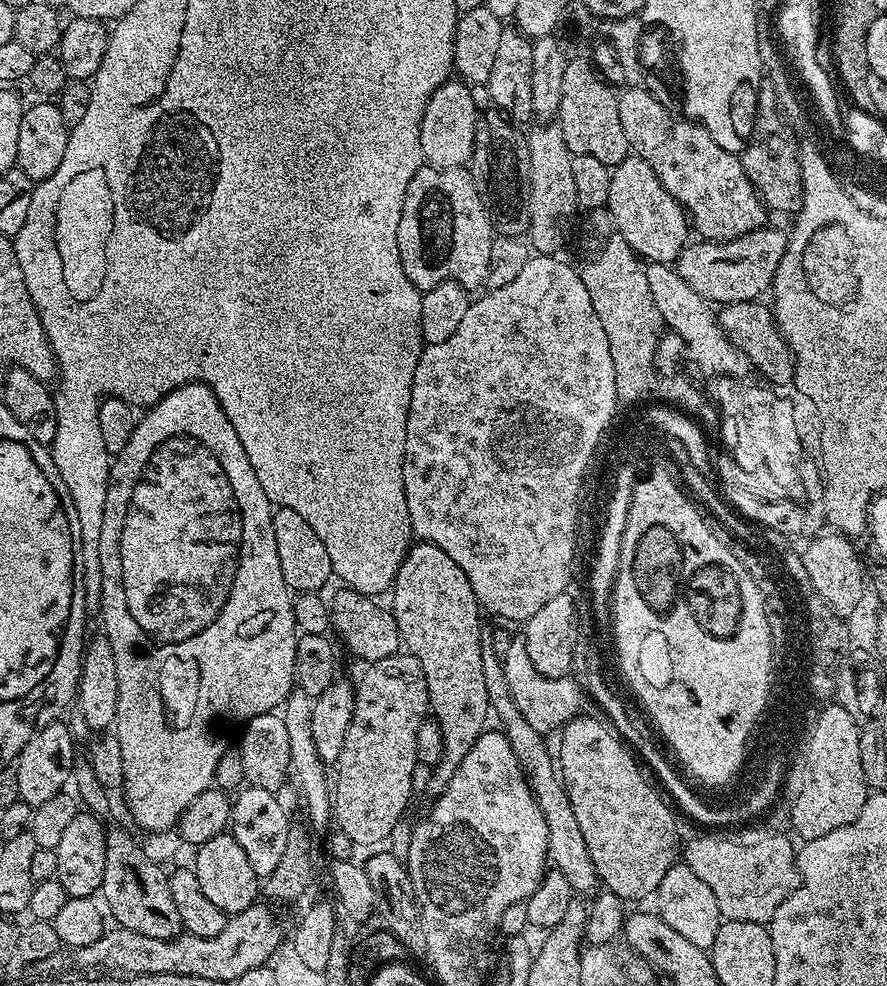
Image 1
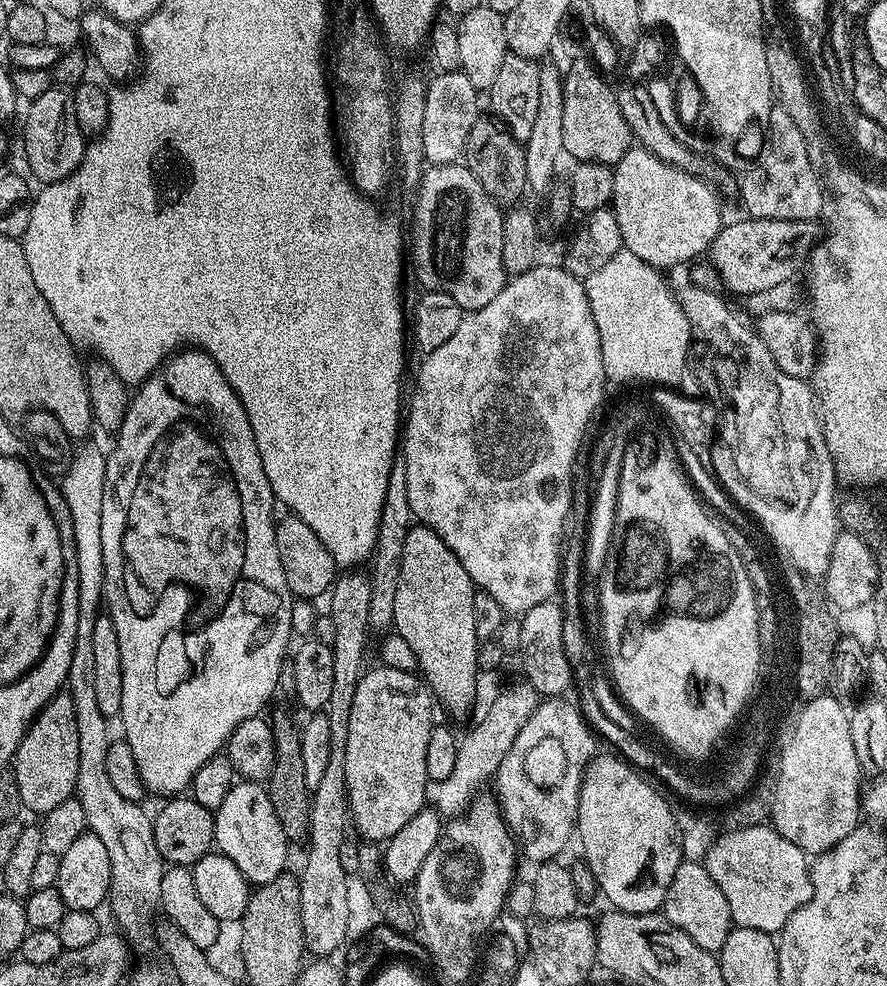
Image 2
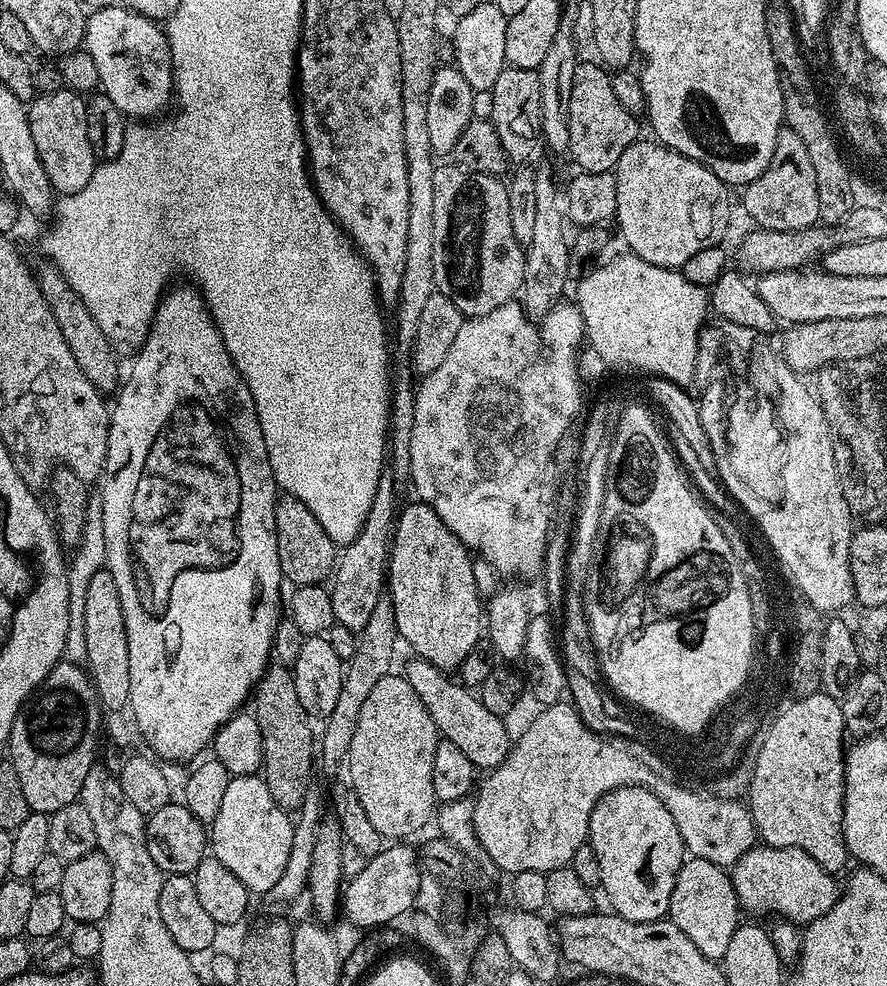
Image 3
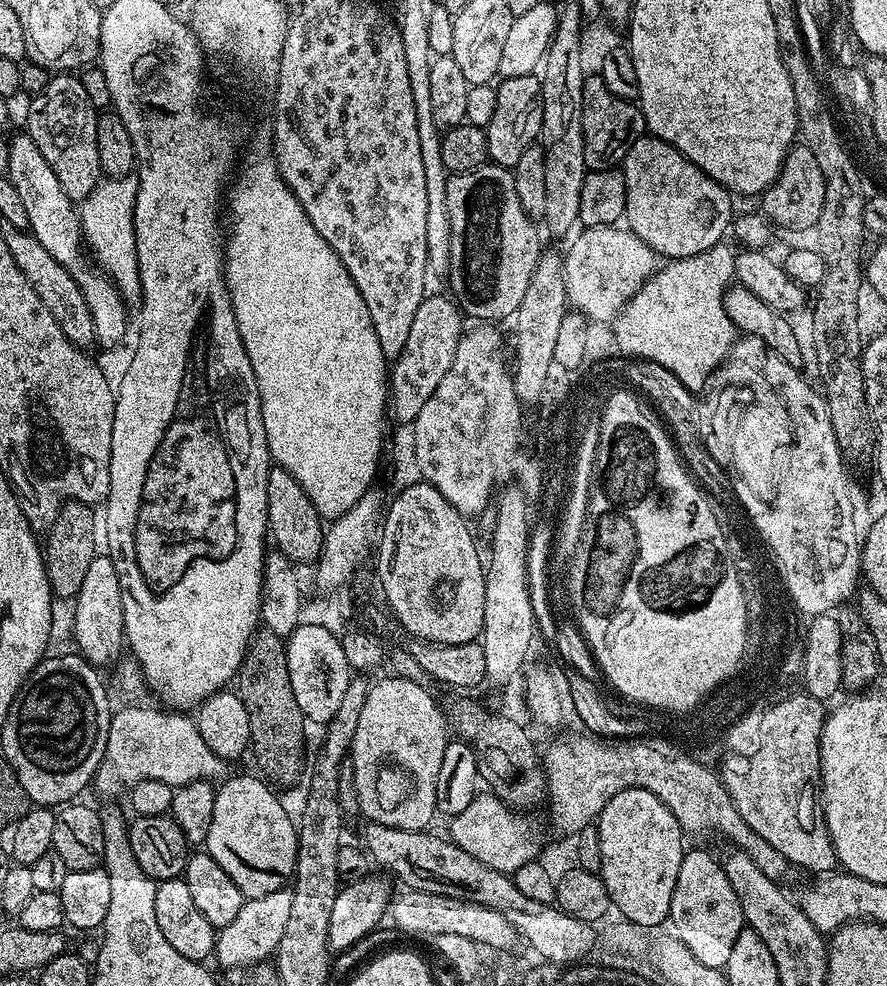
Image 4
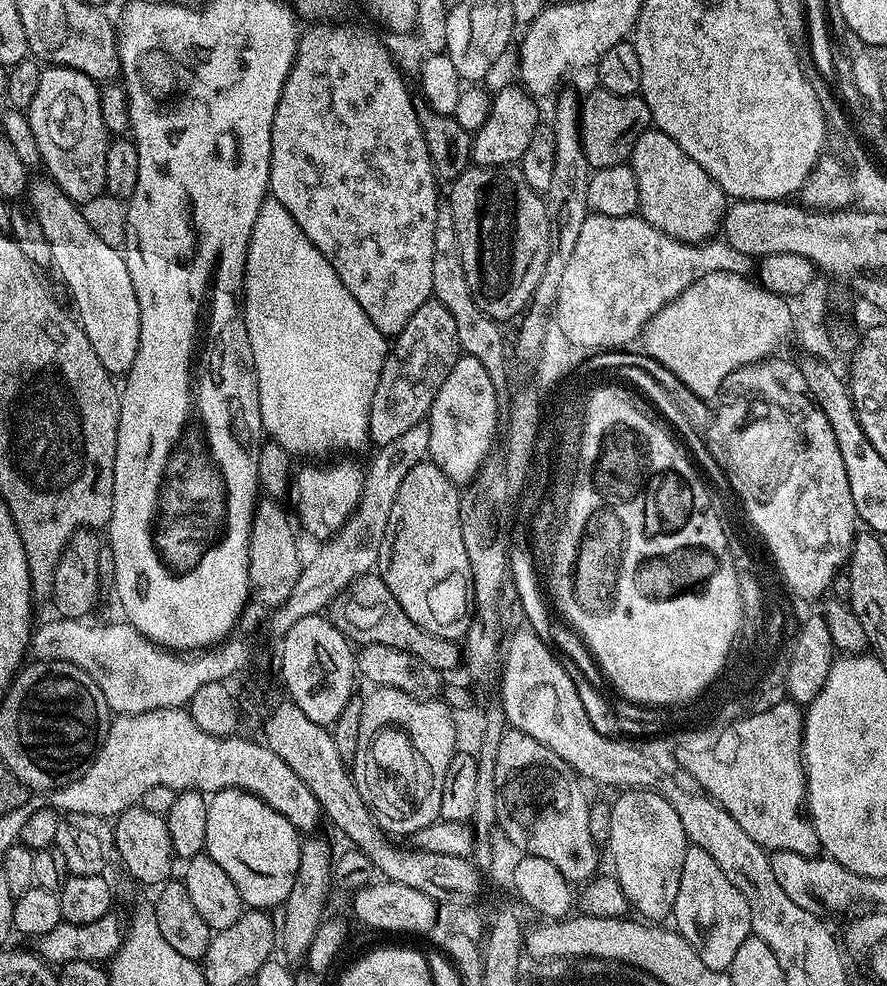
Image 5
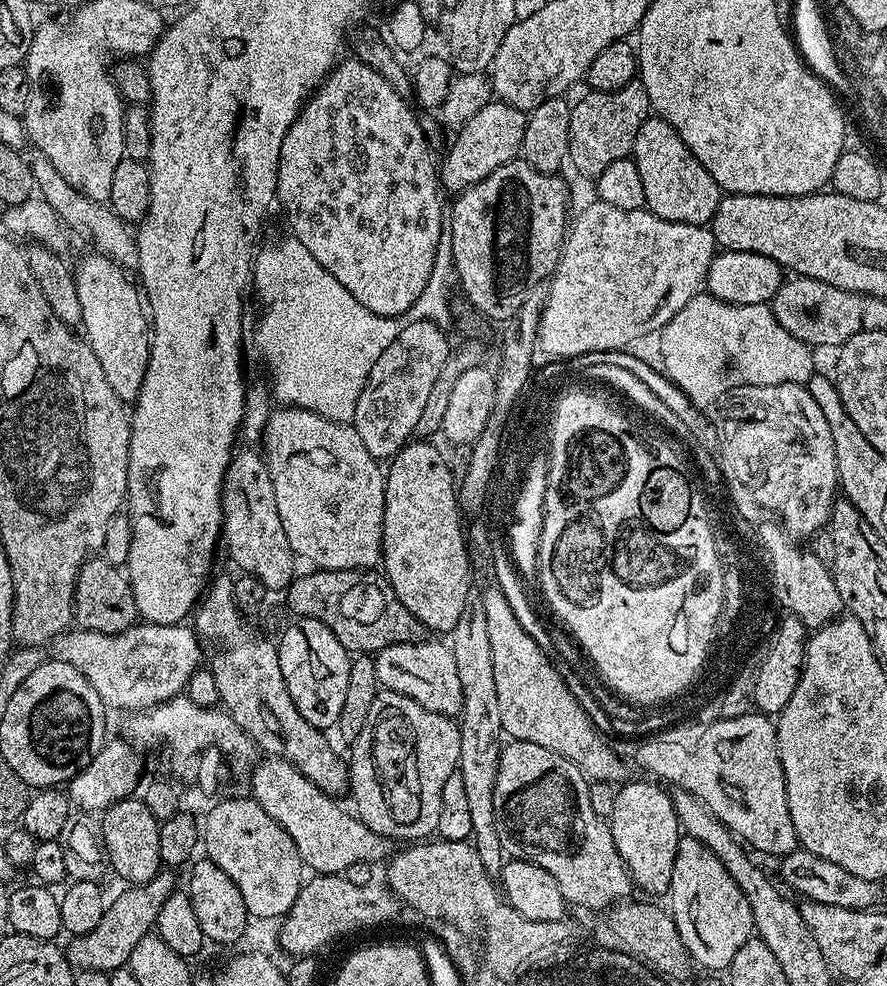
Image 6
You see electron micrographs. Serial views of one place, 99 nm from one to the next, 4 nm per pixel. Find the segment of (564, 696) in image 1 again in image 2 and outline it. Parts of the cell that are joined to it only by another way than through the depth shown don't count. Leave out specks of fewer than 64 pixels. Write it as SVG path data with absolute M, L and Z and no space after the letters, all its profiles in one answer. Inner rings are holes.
M520 682L508 688L488 708L484 721L472 729L468 736L461 735L458 740L458 758L454 760L454 771L450 778L434 780L428 785L427 803L444 818L459 818L468 811L469 804L476 799L484 783L491 781L496 775L499 760L506 750L514 746L514 738L518 738L518 730L526 726L526 718L536 709L538 693L527 682Z

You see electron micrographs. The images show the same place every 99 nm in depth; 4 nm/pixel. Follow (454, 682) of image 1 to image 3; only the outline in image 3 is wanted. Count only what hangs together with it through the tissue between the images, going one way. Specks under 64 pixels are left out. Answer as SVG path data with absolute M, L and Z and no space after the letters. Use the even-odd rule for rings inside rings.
M413 502L399 509L388 549L386 588L393 602L399 639L413 648L421 660L445 670L459 669L460 663L482 640L482 599L474 584L470 549L434 514L428 504Z

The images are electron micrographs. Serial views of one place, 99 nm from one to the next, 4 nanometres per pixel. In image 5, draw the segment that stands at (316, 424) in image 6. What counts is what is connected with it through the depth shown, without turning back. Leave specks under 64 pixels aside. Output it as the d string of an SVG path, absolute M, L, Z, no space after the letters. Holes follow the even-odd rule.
M336 458L333 464L308 462L305 468L297 467L292 478L290 500L296 503L296 516L300 524L316 539L316 542L325 542L331 539L343 524L348 521L350 514L358 506L364 489L364 468L356 465L352 458Z

